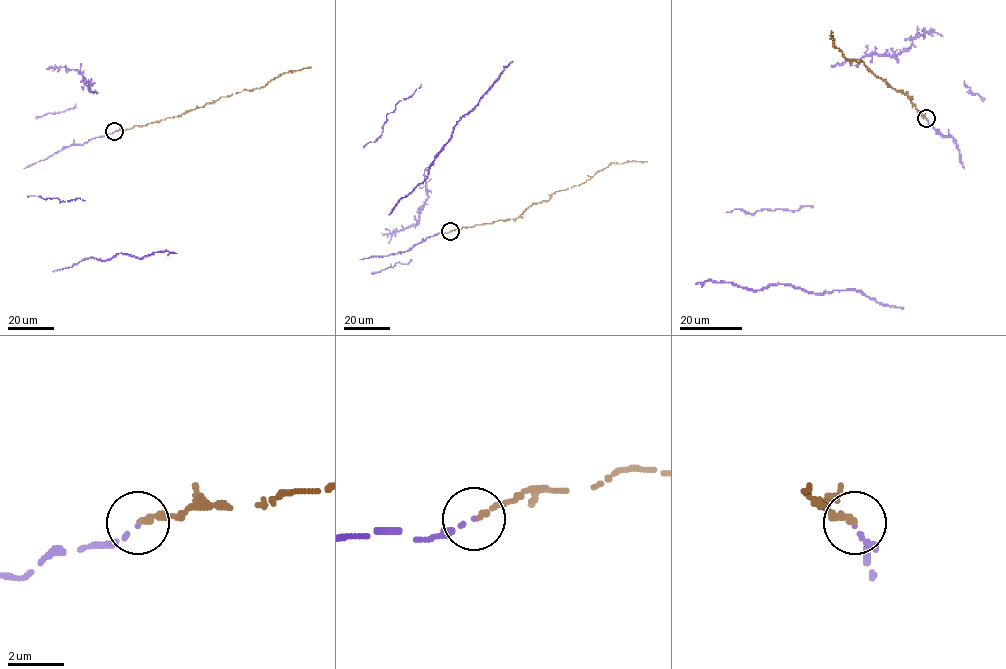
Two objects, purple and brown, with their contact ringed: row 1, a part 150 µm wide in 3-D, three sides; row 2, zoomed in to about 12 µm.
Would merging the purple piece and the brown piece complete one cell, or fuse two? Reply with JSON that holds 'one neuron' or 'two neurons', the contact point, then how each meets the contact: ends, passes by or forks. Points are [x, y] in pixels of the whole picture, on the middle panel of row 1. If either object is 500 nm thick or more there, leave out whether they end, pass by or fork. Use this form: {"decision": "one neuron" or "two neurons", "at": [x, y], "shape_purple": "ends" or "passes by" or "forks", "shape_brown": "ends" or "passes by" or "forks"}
{"decision": "one neuron", "at": [450, 231], "shape_purple": "ends", "shape_brown": "ends"}

